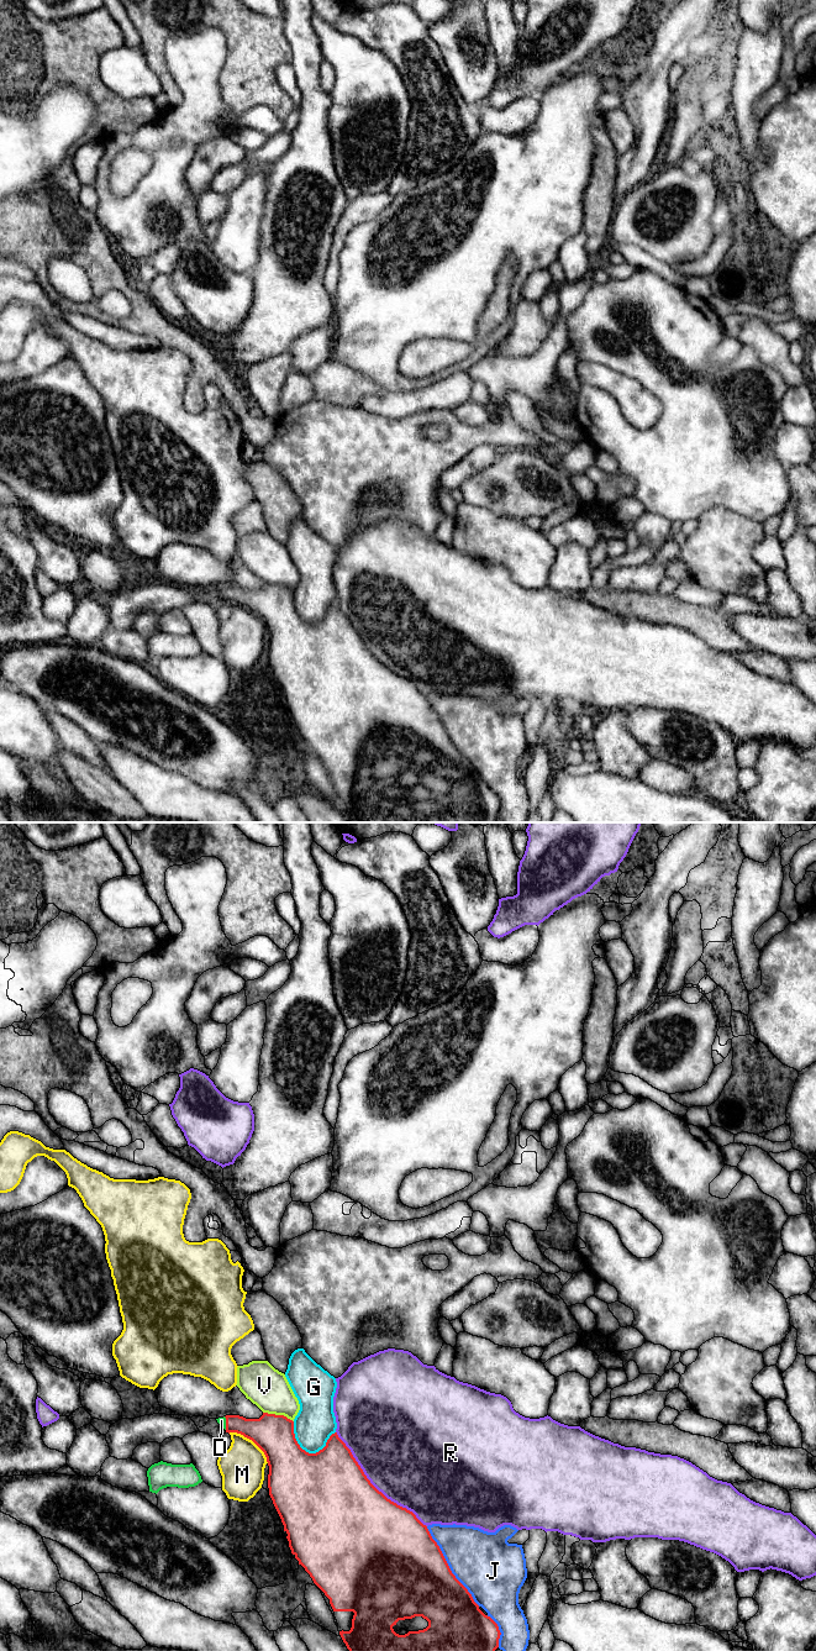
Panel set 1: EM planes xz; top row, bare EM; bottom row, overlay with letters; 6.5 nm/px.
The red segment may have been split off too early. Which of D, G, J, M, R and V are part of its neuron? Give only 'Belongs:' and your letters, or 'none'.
Belongs: D

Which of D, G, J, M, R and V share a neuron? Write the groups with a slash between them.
D / G / J / M / R / V

